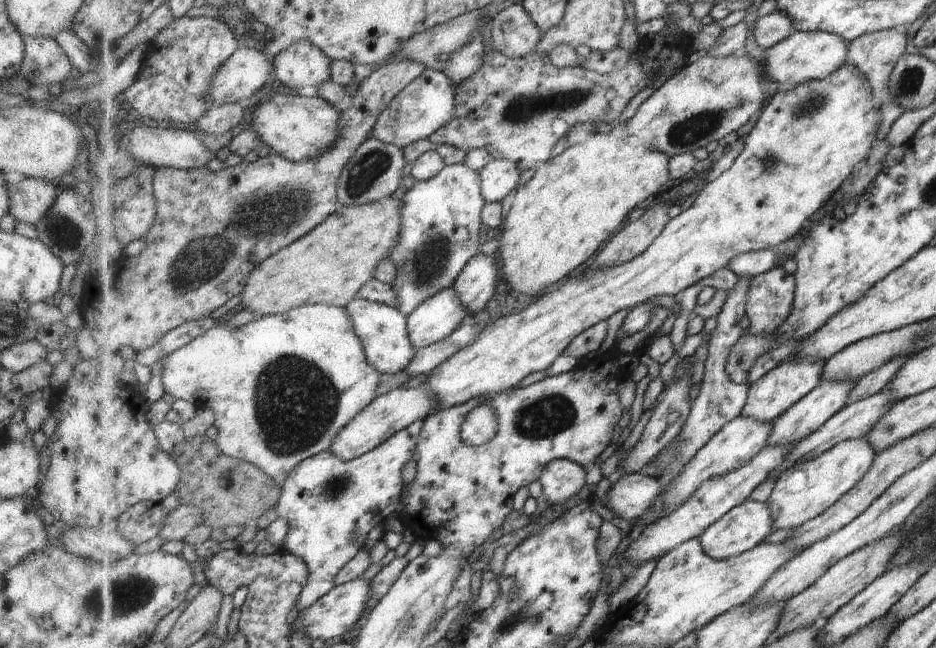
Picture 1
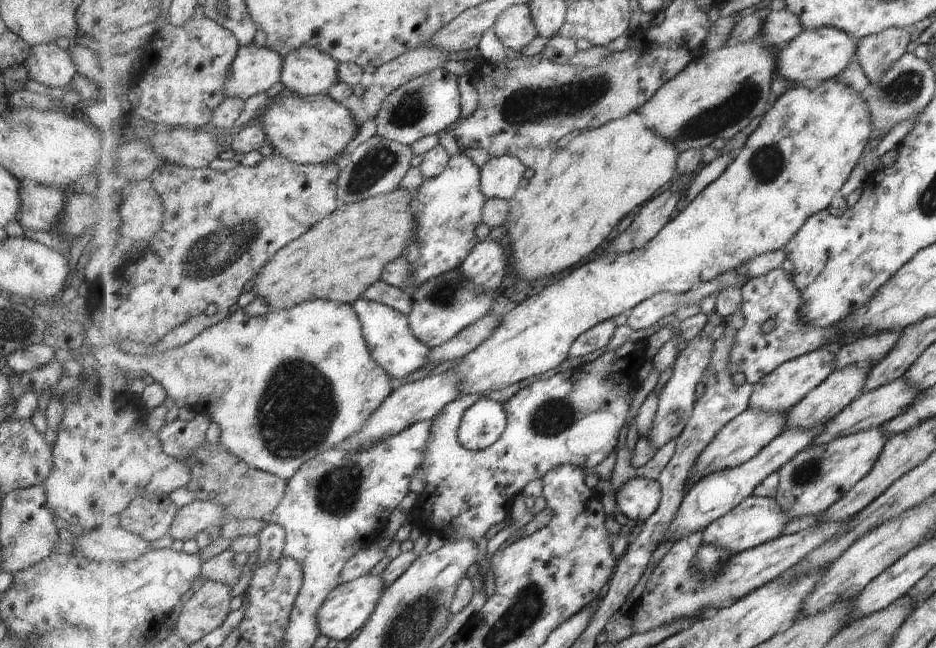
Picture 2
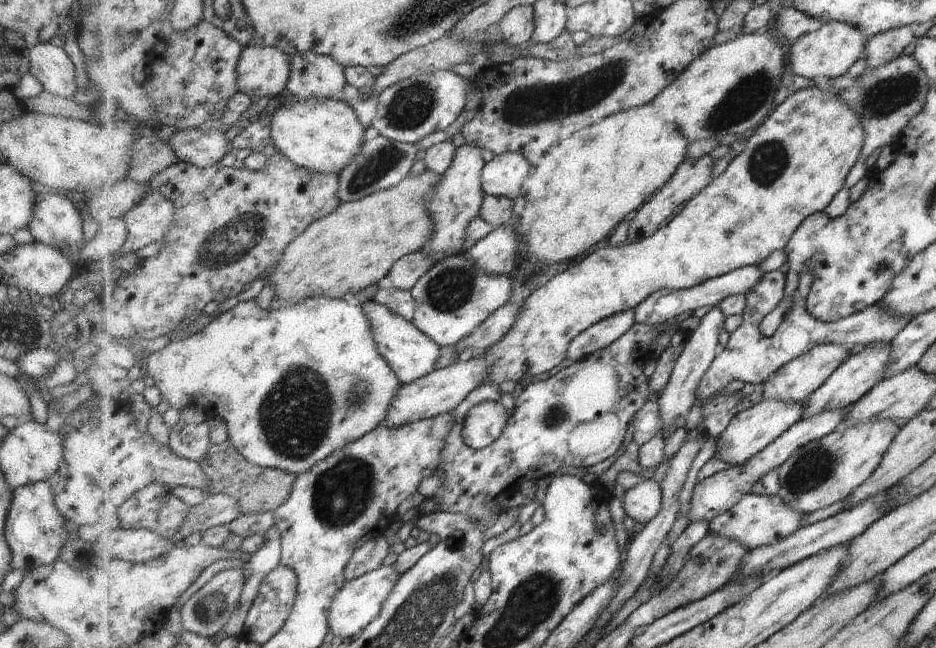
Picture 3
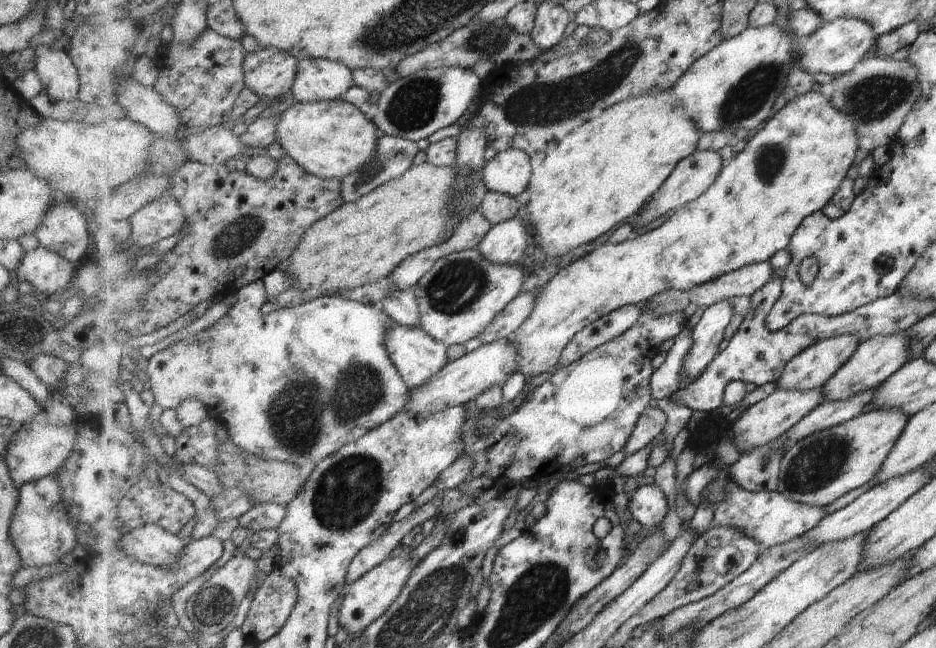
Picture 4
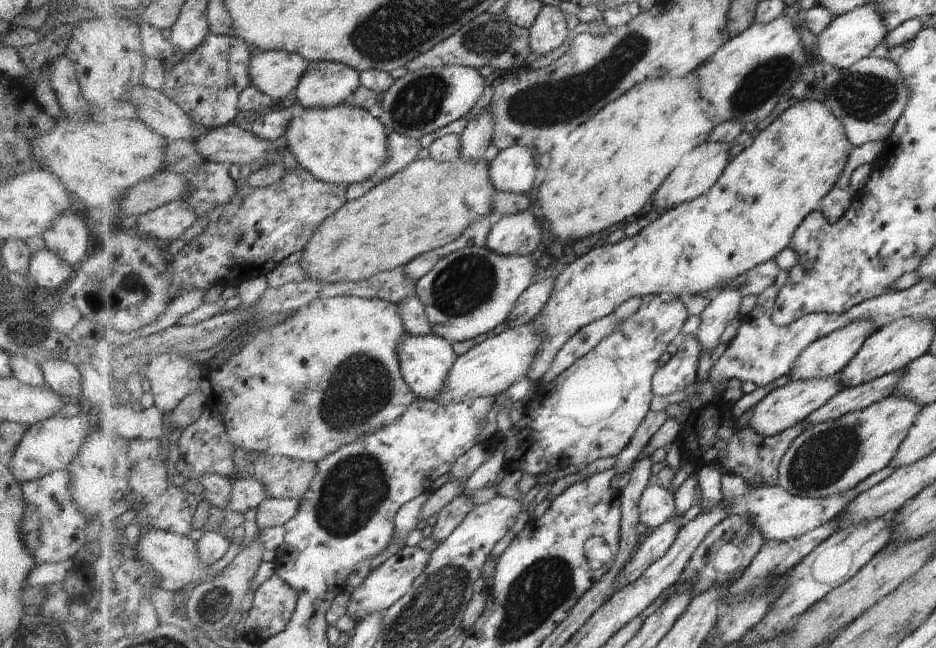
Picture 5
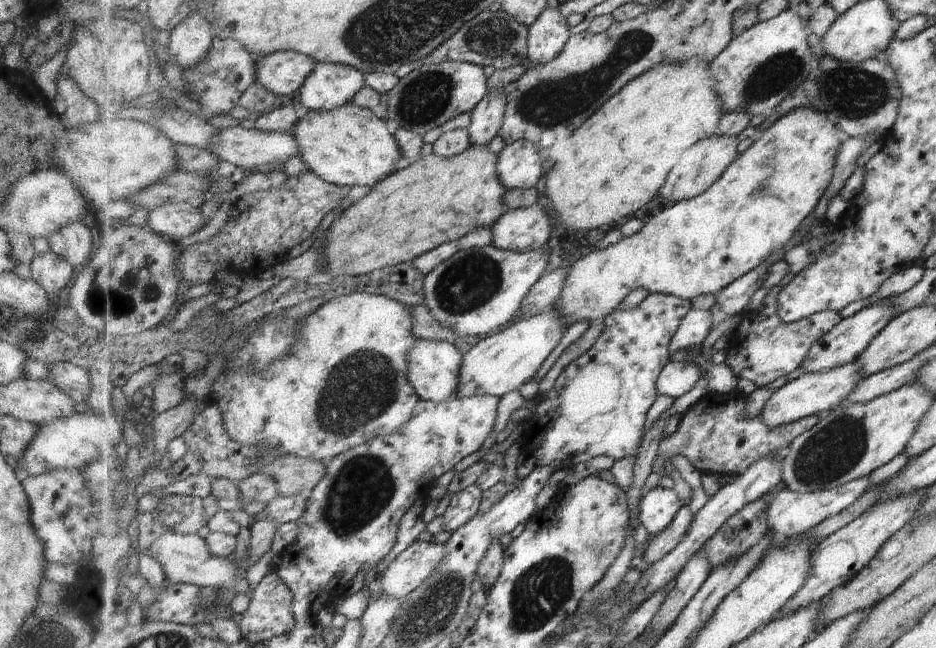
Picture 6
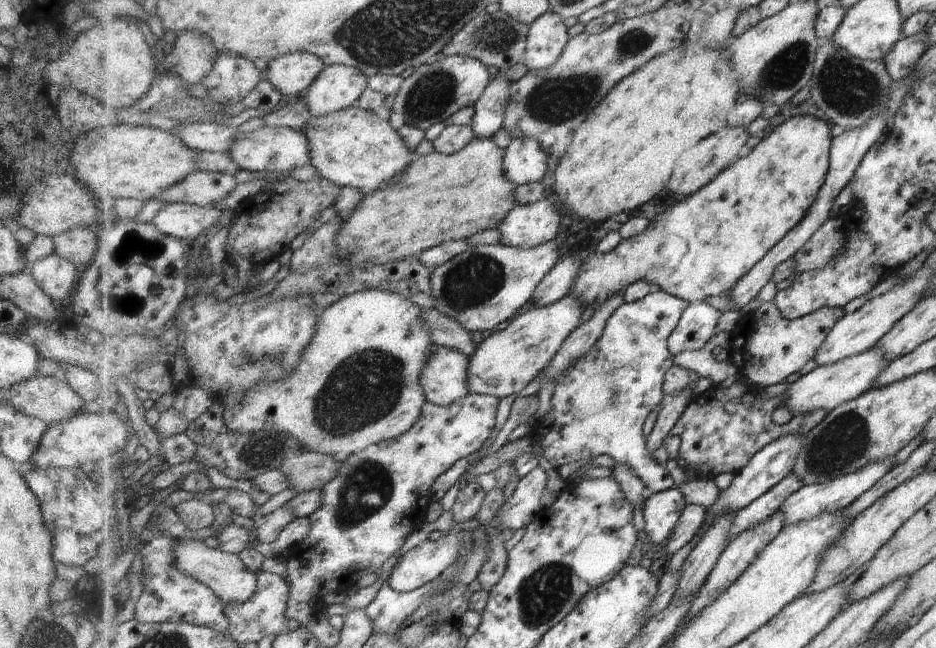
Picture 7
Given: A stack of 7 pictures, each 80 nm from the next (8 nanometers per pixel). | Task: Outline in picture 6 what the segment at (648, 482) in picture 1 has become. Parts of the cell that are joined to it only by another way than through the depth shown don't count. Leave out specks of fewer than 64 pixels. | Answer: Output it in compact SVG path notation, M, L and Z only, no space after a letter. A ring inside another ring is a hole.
M658 485L643 494L639 504L639 520L649 534L661 534L673 522L675 515L683 507L677 492Z

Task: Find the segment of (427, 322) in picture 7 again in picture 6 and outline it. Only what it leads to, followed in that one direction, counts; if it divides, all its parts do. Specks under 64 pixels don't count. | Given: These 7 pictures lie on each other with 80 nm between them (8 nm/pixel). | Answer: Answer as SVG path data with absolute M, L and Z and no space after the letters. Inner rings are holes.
M425 304L413 305L412 312L412 331L417 339L431 339L436 341L449 341L453 343L457 336L452 329L445 328L431 314Z

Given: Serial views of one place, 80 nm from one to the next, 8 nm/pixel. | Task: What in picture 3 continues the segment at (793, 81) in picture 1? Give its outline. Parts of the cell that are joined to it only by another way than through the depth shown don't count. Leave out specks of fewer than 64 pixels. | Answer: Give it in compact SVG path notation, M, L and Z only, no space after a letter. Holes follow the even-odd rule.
M830 22L814 33L801 36L787 46L790 72L817 82L845 74L864 54L868 38L854 26L844 22Z

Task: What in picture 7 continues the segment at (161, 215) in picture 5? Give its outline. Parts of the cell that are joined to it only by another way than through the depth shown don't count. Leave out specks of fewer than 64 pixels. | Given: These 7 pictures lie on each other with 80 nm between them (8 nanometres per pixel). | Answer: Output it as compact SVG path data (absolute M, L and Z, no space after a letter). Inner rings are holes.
M167 203L151 222L159 229L159 232L190 243L195 236L215 226L219 218L221 218L220 210L212 206Z

